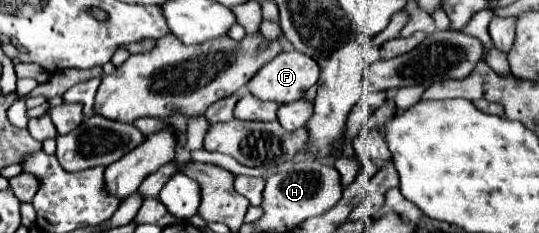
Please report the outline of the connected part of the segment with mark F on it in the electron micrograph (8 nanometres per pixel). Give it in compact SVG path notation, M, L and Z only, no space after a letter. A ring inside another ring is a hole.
M286 49L282 53L278 53L278 57L274 57L270 63L266 63L252 79L250 83L246 85L248 91L262 99L262 101L276 101L276 103L292 103L292 101L298 101L304 97L304 93L316 85L320 79L320 65L304 55L304 53L298 53L296 49Z

